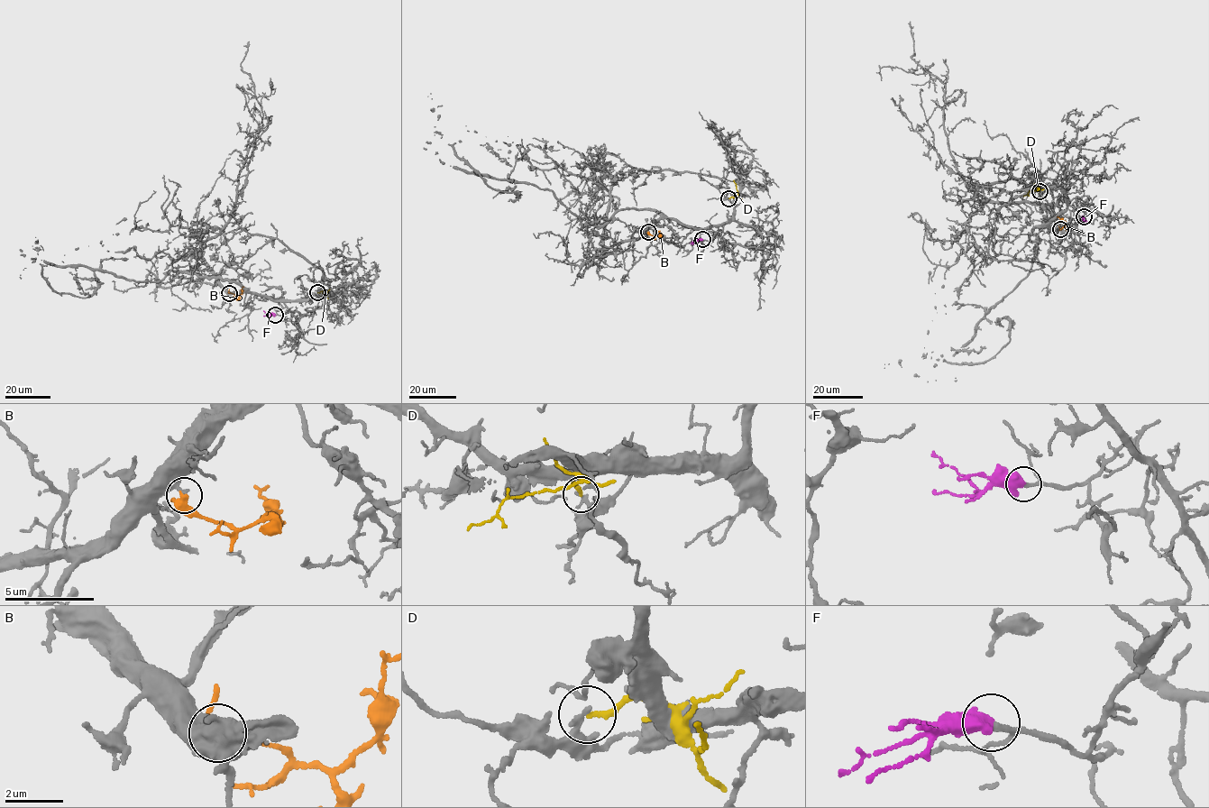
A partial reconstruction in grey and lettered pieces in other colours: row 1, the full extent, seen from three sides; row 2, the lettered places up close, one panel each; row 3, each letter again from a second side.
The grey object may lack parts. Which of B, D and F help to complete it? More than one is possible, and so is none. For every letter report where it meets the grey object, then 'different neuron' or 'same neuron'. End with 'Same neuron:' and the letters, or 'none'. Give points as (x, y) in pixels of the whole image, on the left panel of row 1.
B: contact (229, 293); same neuron
D: contact (317, 292); different neuron
F: contact (275, 315); same neuron
Same neuron: B, F

